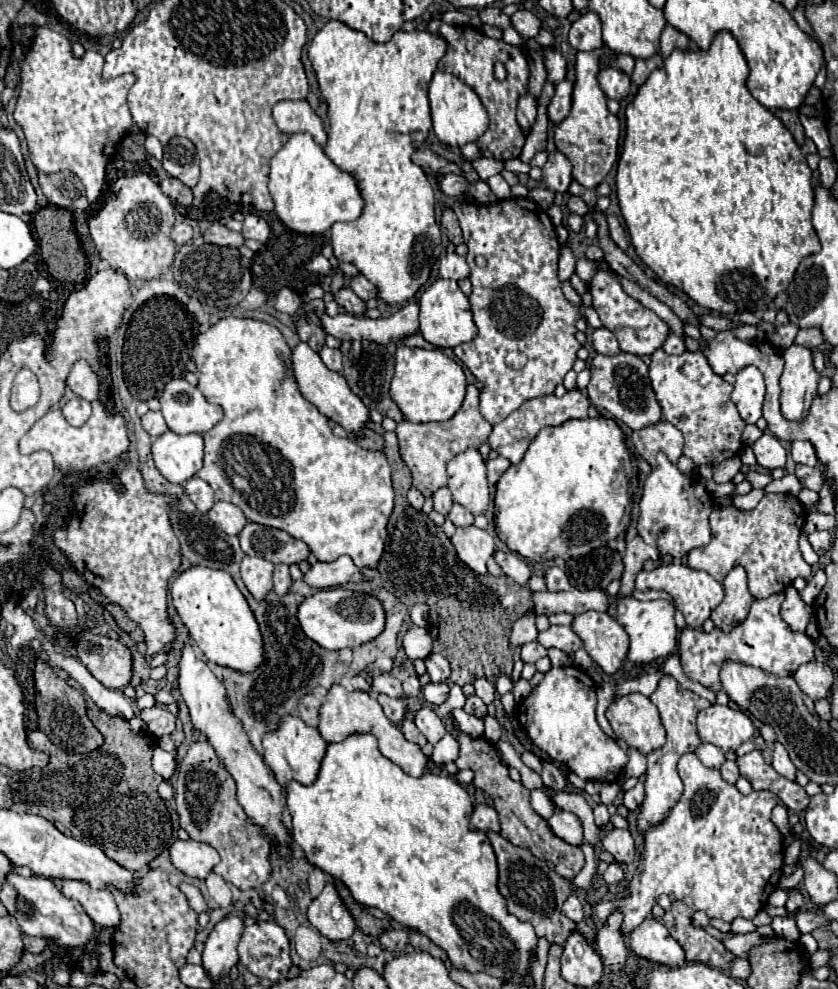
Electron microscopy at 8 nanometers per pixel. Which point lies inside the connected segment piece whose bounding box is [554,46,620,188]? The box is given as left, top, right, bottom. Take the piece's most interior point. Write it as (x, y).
(589, 136)

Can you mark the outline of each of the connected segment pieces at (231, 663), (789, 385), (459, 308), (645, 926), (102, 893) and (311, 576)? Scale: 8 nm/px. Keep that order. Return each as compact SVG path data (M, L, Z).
M192 566L172 580L170 596L192 640L196 640L196 646L202 648L204 656L210 662L228 666L238 672L252 672L264 662L258 624L246 598L228 572L206 566Z
M792 344L784 350L784 372L780 376L780 410L788 420L800 420L818 392L820 374L814 368L814 352L808 346Z
M438 278L420 296L420 334L424 340L438 348L454 348L462 342L470 342L476 336L476 326L470 312L468 298L460 292L458 284L452 280Z
M646 918L636 930L632 930L630 948L638 956L658 964L682 966L686 962L680 944L668 934L666 926L656 918Z
M64 880L60 892L66 898L80 902L84 912L92 918L96 926L116 926L120 922L120 912L116 908L114 896L108 888L92 888L80 880Z
M340 556L334 562L316 562L304 574L304 582L316 590L340 588L348 582L360 582L360 580L364 580L364 576L354 566L350 556Z

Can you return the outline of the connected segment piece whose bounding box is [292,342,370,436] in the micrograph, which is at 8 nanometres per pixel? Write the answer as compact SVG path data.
M300 342L294 350L292 350L292 370L294 370L294 378L298 384L300 394L312 402L322 414L326 414L330 420L334 420L336 424L344 426L346 430L350 430L352 434L362 434L362 430L368 424L368 408L362 404L362 400L352 394L346 378L338 372L332 372L324 366L324 362L320 360L318 352L314 352L308 344Z

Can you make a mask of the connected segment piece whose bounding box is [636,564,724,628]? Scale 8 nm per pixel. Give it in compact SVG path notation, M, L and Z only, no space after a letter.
M666 564L666 566L660 566L660 568L652 570L652 572L642 570L636 576L636 590L640 590L640 592L646 592L646 590L664 590L664 592L668 592L674 598L678 610L684 614L690 628L702 626L710 618L710 612L724 598L724 588L722 588L720 582L716 582L706 572L692 570L692 568L684 566L684 564Z

